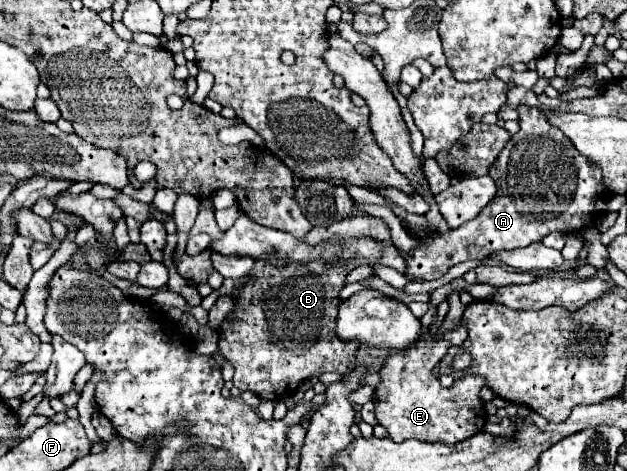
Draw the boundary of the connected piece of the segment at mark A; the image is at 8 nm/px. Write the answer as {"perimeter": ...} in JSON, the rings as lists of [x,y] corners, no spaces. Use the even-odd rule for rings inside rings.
{"perimeter":[[[518,105],[516,111],[520,131],[510,137],[490,167],[490,177],[498,185],[494,201],[490,201],[476,219],[458,229],[442,235],[432,233],[428,239],[420,239],[418,247],[410,253],[400,253],[406,261],[404,275],[408,281],[438,279],[456,263],[484,259],[502,249],[526,247],[554,231],[578,233],[580,229],[592,227],[602,215],[610,193],[604,189],[600,167],[576,153],[576,147],[560,129],[550,125],[540,109]]]}

